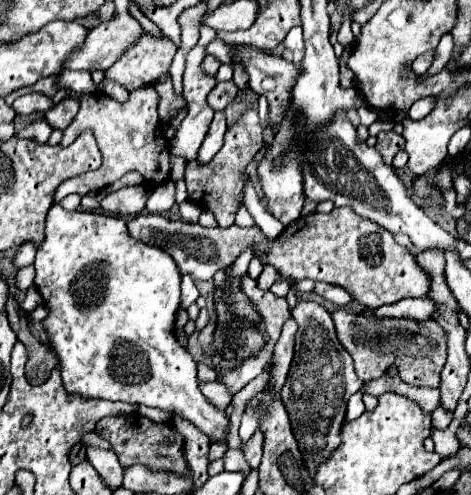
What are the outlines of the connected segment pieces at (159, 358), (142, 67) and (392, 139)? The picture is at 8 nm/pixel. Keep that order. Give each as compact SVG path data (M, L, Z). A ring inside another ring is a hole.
M55 204L47 214L45 242L39 246L33 266L37 270L35 286L51 308L43 326L59 356L67 392L83 398L121 400L157 406L171 414L177 412L205 432L211 442L225 442L229 418L205 400L197 382L197 364L175 338L181 274L175 260L163 248L131 238L123 218L77 210L67 212L61 204Z
M143 34L135 46L131 46L107 72L105 78L111 78L135 90L141 86L153 84L163 72L169 70L175 56L175 44L169 38L155 40L149 34Z
M381 132L377 136L377 150L381 152L385 164L392 165L392 160L399 150L399 146L405 146L405 138L395 132Z

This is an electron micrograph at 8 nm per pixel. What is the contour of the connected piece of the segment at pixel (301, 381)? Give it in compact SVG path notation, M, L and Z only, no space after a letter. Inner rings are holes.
M301 300L291 314L299 324L299 332L295 338L295 358L289 368L287 382L281 388L281 400L291 416L293 432L299 450L303 452L303 462L307 464L311 476L315 476L317 466L323 464L335 448L339 448L339 432L345 422L347 400L351 394L361 390L363 382L355 374L351 354L337 340L331 314L321 304Z

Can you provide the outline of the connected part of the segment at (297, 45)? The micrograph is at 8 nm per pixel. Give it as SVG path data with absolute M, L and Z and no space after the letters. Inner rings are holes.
M297 26L297 28L293 28L293 30L289 32L289 36L285 38L283 46L285 46L285 48L289 48L289 50L293 50L293 52L295 52L295 50L304 49L304 37L301 26Z

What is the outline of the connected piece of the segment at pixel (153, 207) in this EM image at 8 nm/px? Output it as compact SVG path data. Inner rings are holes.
M167 180L163 184L163 194L161 192L153 192L147 200L147 206L145 206L145 212L167 212L171 210L171 206L175 204L175 184L171 180Z

